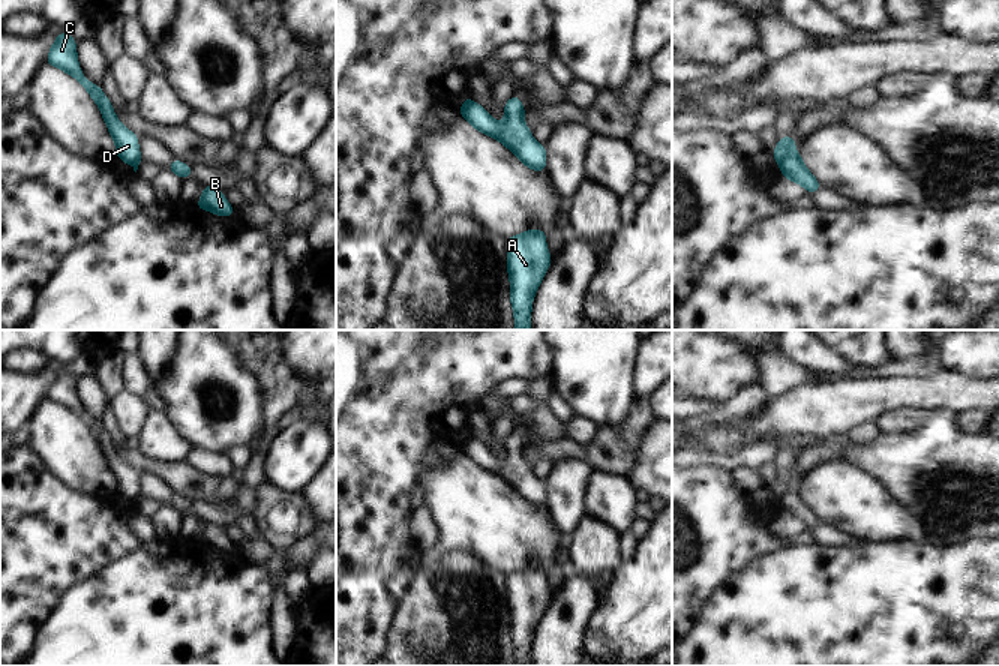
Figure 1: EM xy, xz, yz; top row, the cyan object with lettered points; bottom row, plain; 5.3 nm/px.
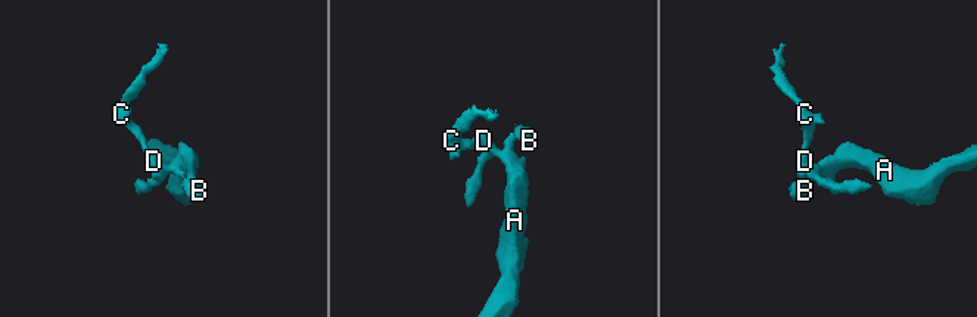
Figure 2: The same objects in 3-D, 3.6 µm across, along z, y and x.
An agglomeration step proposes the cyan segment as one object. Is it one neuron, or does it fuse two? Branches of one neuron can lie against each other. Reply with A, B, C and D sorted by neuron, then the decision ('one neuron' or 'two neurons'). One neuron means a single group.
groups A B / C D; two neurons

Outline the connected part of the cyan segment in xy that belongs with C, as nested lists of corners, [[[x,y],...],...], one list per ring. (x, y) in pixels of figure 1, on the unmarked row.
[[[64,368],[58,369],[46,392],[46,399],[74,412],[98,440],[105,460],[116,478],[116,492],[128,501],[140,498],[141,489],[138,484],[138,472],[118,458],[110,435],[102,429],[100,422],[94,422],[82,411],[78,400],[75,375]]]

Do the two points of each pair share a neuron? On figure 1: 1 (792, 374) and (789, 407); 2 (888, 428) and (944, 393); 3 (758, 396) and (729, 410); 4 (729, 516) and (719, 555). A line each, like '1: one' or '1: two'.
1: two
2: two
3: one
4: one

